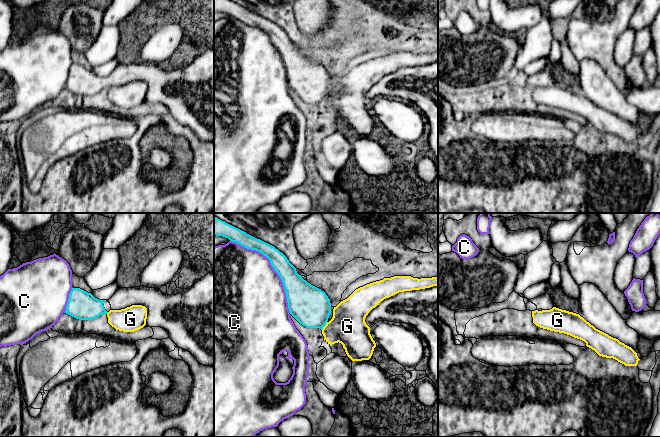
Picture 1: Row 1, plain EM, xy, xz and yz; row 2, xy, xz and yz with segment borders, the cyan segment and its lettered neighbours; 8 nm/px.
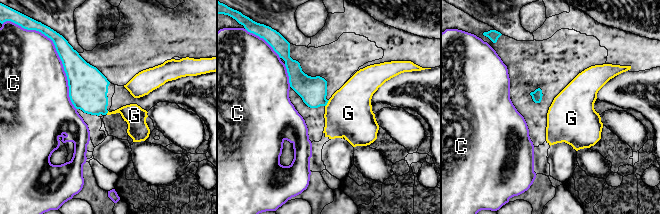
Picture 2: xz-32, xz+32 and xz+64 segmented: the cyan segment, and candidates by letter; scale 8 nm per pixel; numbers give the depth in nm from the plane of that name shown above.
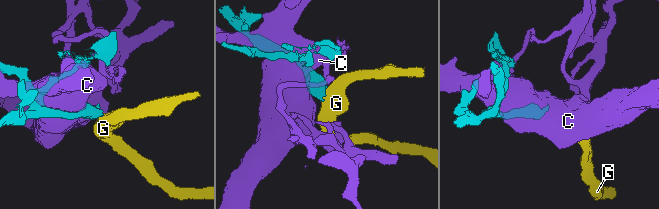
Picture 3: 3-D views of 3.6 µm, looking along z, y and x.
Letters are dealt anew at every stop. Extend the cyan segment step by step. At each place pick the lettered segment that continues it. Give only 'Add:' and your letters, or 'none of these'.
Add: none of these

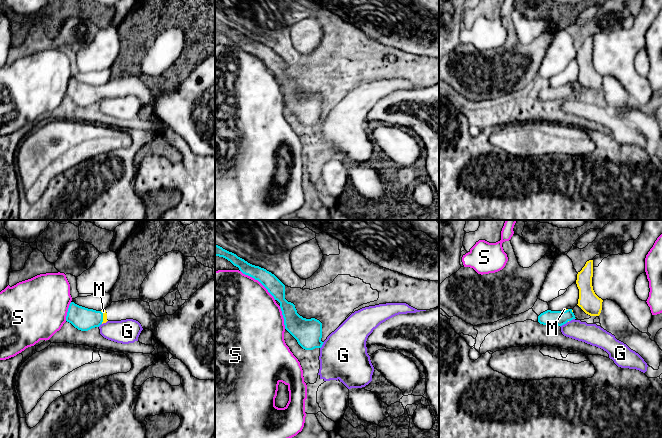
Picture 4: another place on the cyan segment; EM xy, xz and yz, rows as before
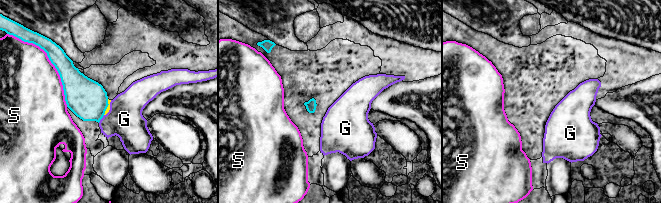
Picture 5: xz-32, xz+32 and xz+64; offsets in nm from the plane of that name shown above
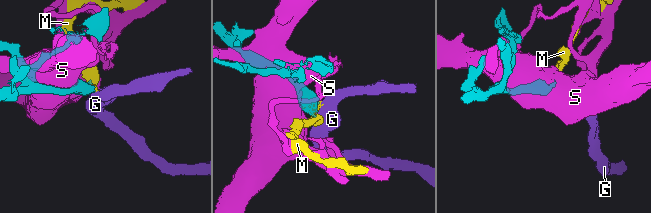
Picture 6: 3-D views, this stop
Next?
Add: M

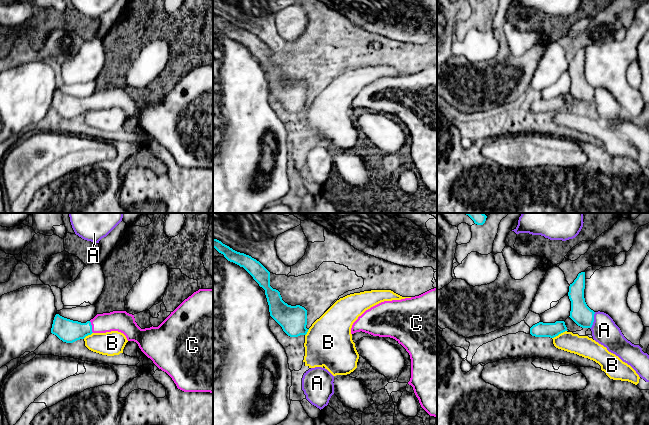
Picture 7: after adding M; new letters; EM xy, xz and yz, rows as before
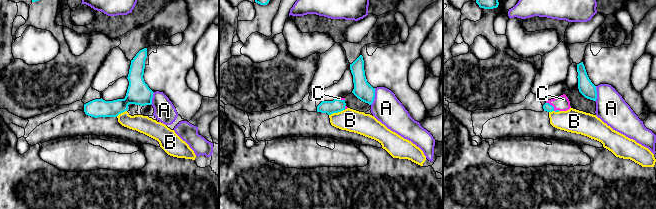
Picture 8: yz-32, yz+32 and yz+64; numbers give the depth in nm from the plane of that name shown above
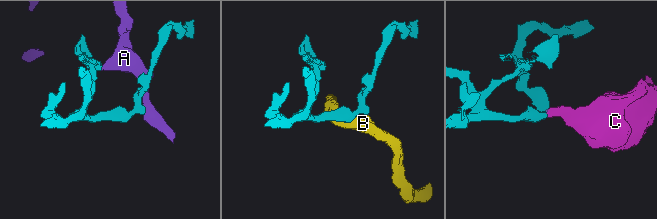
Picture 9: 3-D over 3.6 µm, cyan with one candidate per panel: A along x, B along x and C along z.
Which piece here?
Add: C

